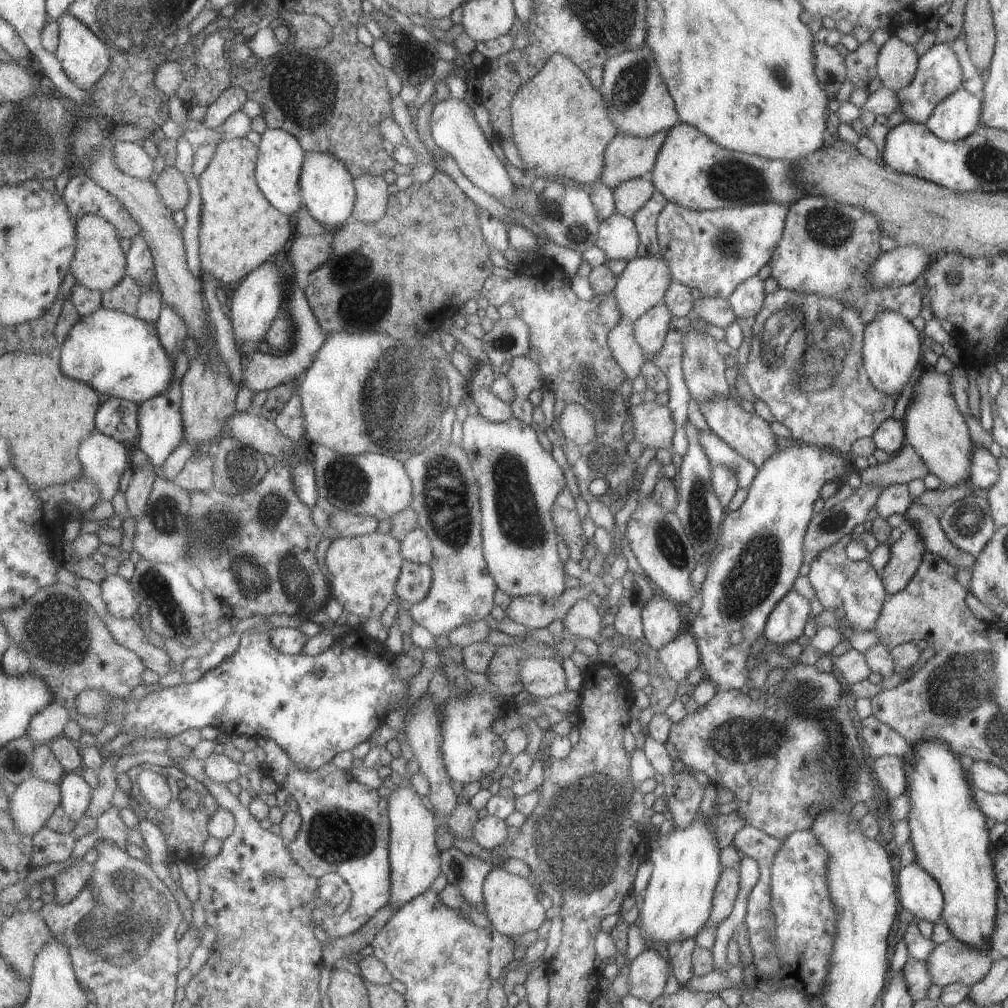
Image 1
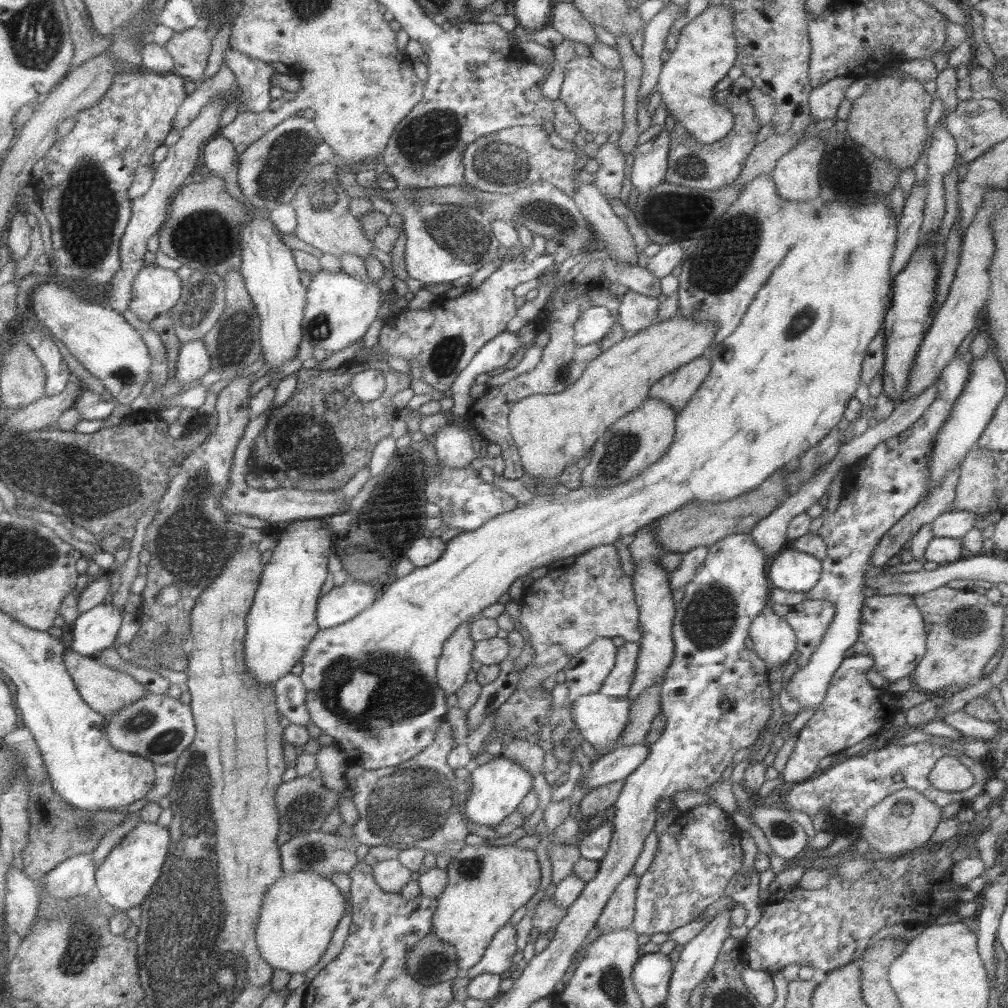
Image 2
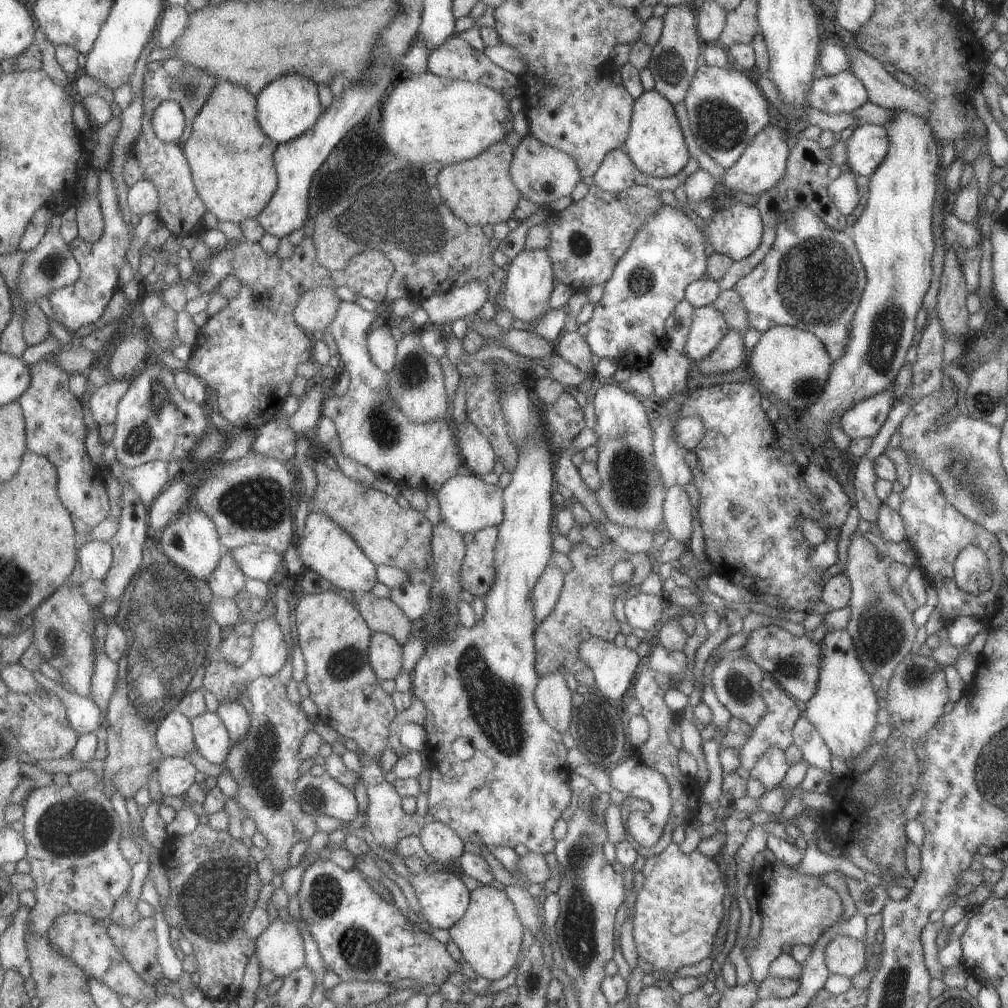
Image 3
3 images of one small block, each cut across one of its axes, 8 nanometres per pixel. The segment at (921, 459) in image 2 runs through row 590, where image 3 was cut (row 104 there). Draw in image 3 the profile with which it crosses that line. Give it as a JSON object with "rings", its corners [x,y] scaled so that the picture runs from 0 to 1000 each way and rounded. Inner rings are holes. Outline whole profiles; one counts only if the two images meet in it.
{"rings":[[[840,68],[821,76],[808,77],[800,93],[802,105],[823,113],[844,111],[860,99],[858,86]]]}

